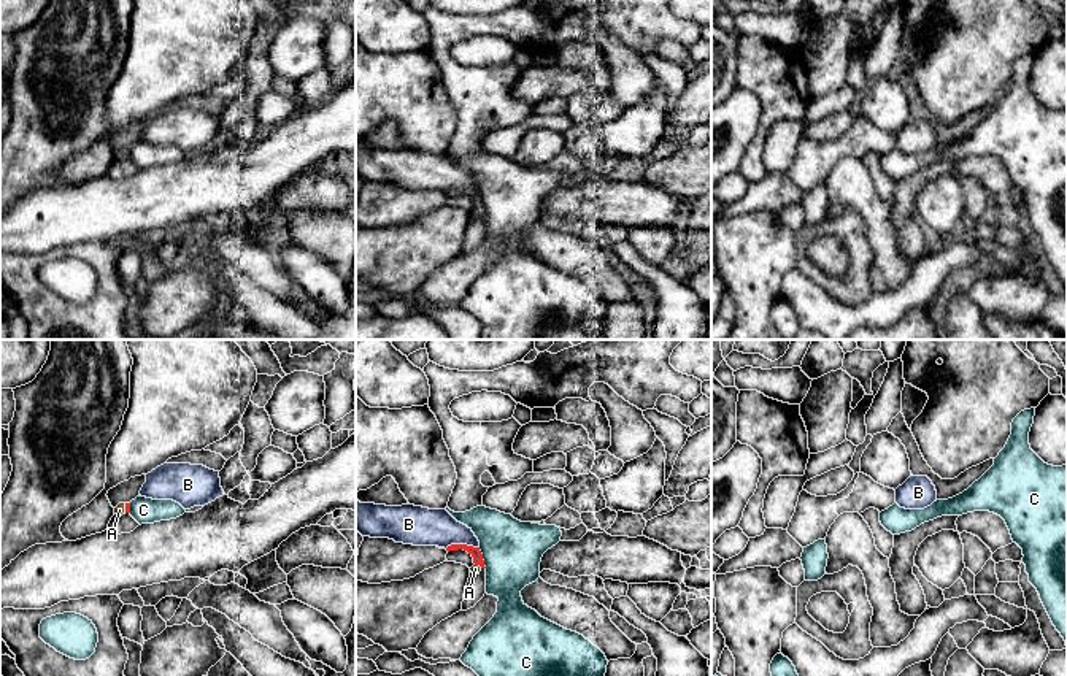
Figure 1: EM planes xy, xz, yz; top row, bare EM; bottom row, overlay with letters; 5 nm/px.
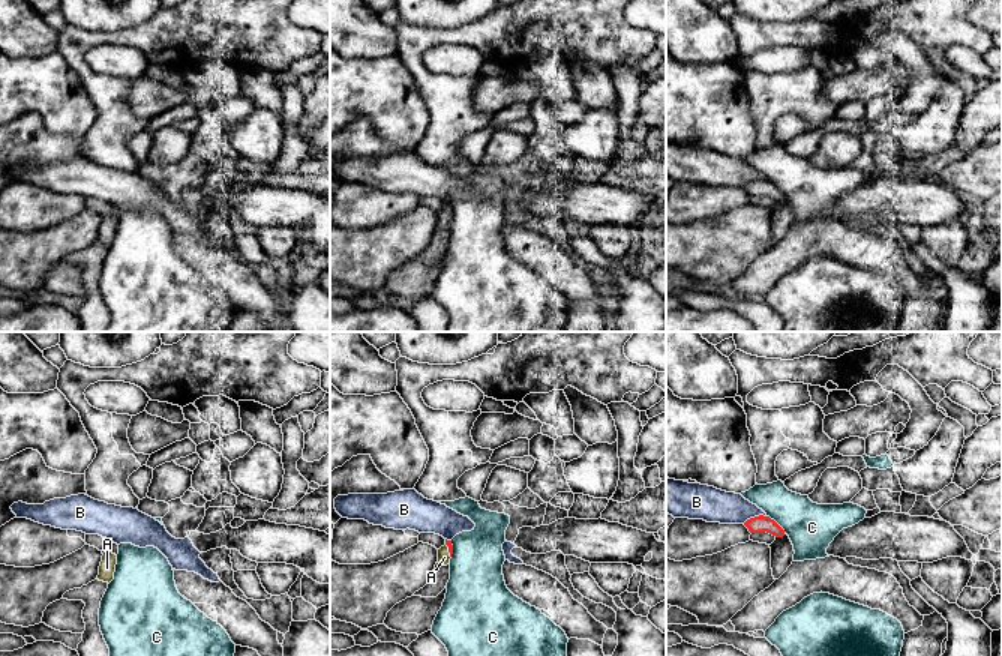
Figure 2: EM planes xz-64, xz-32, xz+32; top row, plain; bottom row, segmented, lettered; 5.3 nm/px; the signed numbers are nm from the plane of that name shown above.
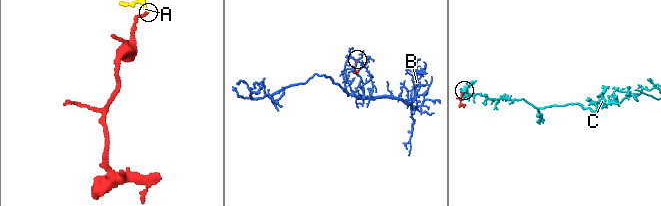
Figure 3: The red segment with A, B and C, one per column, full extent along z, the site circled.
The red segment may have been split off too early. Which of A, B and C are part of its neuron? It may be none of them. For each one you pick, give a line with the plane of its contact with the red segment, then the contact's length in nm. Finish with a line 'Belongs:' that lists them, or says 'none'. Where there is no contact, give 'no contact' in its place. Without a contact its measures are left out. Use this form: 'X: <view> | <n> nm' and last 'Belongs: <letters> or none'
A: xy | 50 nm
Belongs: A

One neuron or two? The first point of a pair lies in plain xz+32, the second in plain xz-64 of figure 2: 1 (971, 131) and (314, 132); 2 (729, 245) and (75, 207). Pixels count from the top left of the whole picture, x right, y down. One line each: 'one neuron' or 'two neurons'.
1: two neurons
2: two neurons

